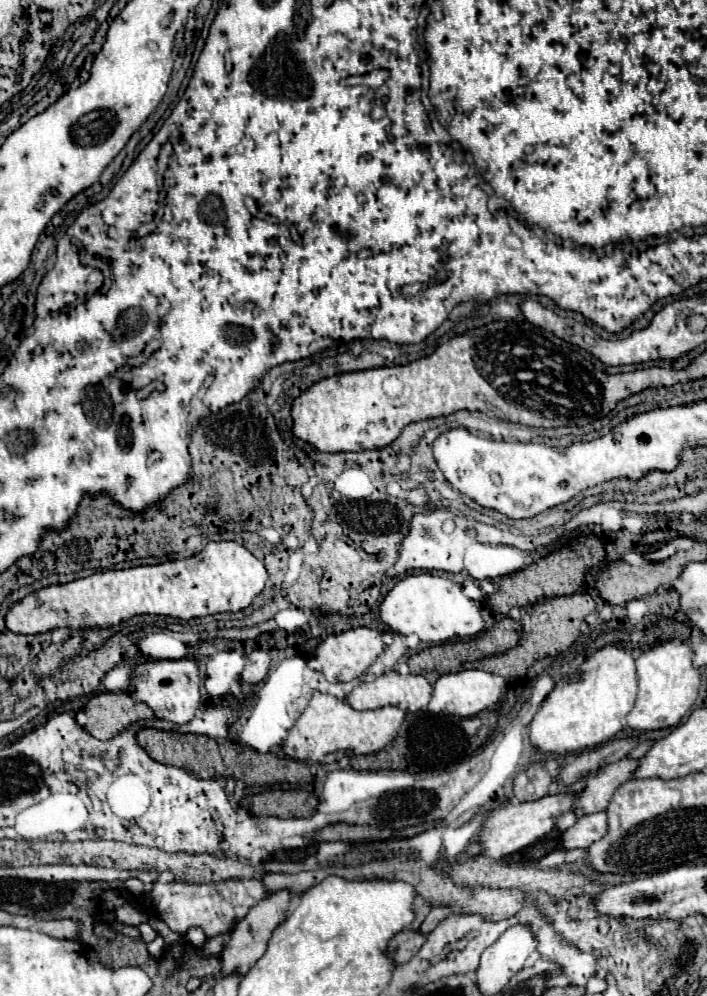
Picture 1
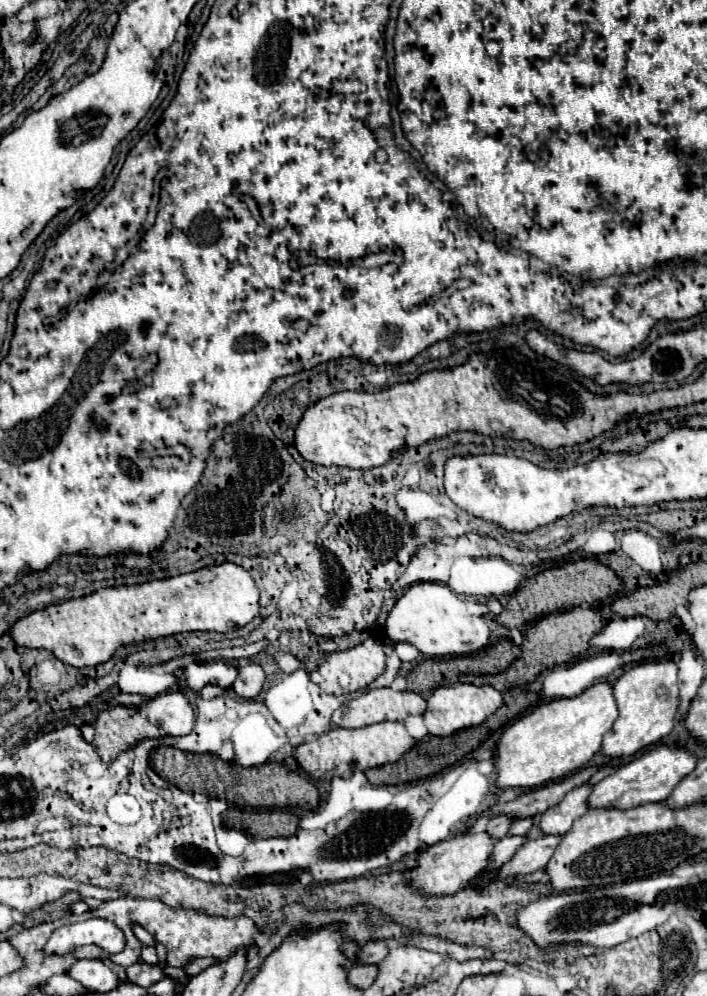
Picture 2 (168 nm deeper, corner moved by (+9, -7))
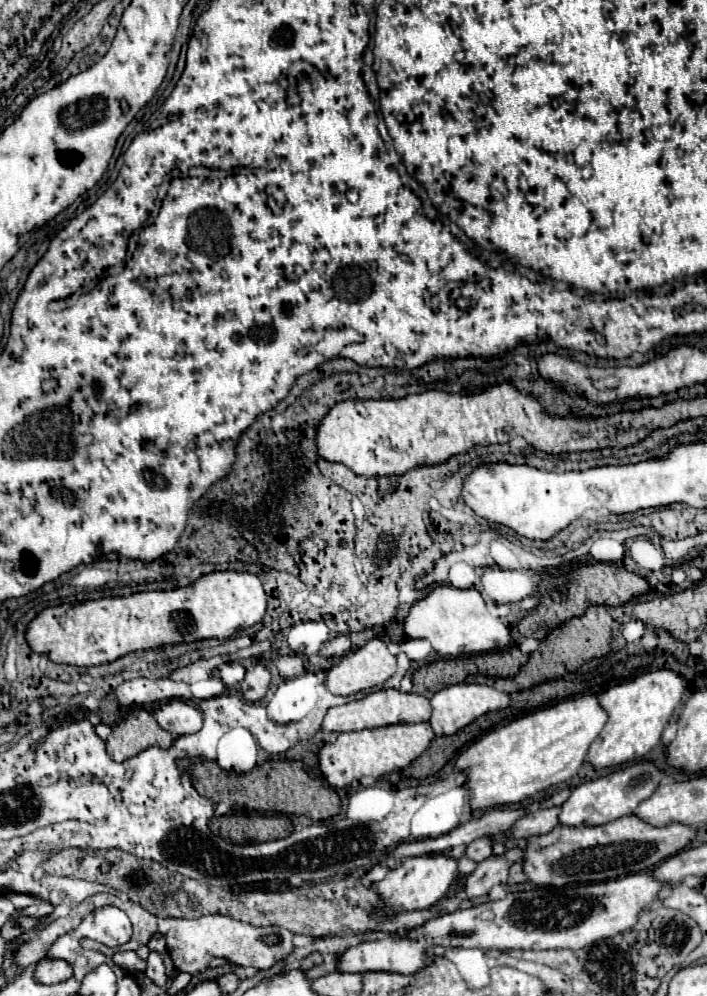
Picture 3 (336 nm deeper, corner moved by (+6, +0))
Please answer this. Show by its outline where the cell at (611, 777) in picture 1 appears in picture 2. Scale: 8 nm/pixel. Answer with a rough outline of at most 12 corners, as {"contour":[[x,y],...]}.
{"contour":[[591,786],[571,790],[541,820],[543,834],[561,836],[587,812]]}

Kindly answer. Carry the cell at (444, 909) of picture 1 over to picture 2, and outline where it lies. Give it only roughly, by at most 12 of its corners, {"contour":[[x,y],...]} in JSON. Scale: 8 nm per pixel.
{"contour":[[387,940],[367,942],[357,954],[355,962],[369,966],[387,956]]}

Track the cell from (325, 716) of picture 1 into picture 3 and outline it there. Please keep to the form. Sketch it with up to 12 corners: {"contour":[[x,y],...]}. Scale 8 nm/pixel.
{"contour":[[428,721],[338,733],[318,751],[332,787],[408,767]]}

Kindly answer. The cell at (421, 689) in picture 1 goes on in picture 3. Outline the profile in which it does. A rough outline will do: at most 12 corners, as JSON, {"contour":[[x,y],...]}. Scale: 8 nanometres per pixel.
{"contour":[[398,689],[332,707],[326,731],[430,719],[430,701]]}

